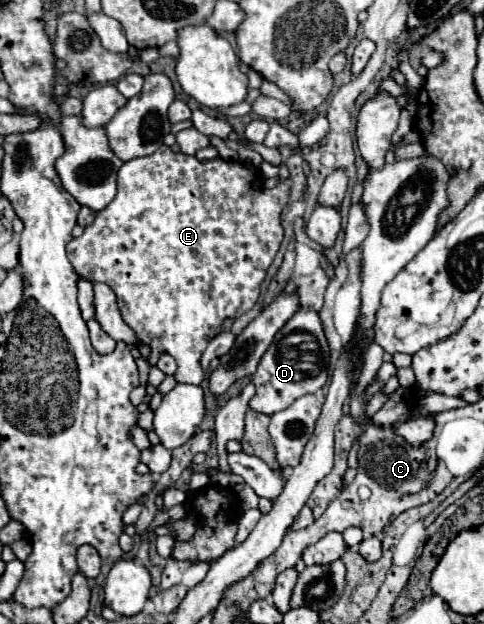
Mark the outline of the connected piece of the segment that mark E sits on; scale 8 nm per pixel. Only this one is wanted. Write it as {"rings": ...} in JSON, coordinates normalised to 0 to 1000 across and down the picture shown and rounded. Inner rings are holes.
{"rings":[[[333,231],[316,247],[300,250],[300,253],[275,253],[267,260],[258,260],[246,269],[242,279],[242,314],[238,321],[209,340],[200,340],[192,359],[184,359],[176,365],[176,372],[163,381],[151,381],[138,391],[138,410],[155,429],[155,436],[167,446],[180,446],[188,452],[213,452],[221,455],[238,470],[246,500],[258,513],[258,519],[283,535],[283,545],[300,554],[312,558],[312,567],[304,574],[308,587],[320,587],[333,567],[353,567],[366,580],[366,593],[362,607],[368,614],[399,615],[413,619],[419,612],[419,593],[415,593],[413,574],[424,561],[424,554],[432,551],[436,542],[444,542],[461,526],[457,519],[469,510],[494,510],[498,503],[506,503],[510,497],[519,497],[527,490],[527,484],[535,481],[539,471],[539,455],[548,449],[552,429],[560,426],[581,388],[585,388],[585,362],[581,362],[581,340],[593,330],[597,321],[597,292],[581,288],[568,301],[543,301],[548,285],[539,282],[539,276],[531,276],[523,266],[502,263],[502,260],[469,260],[461,253],[444,253],[444,256],[407,256],[403,250],[386,250],[386,247],[362,247],[353,244],[349,234]]]}

